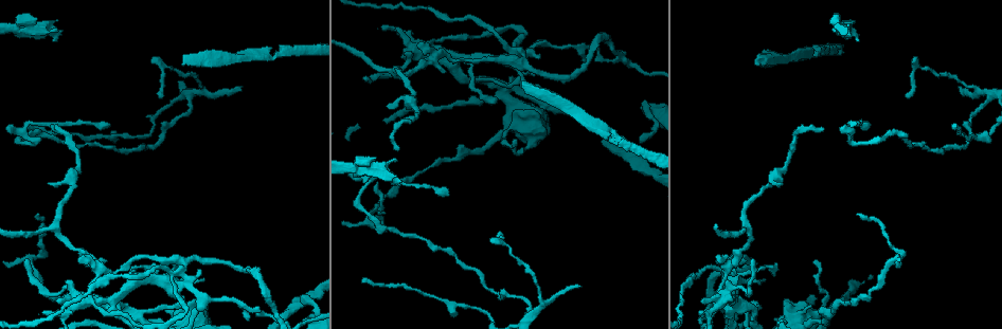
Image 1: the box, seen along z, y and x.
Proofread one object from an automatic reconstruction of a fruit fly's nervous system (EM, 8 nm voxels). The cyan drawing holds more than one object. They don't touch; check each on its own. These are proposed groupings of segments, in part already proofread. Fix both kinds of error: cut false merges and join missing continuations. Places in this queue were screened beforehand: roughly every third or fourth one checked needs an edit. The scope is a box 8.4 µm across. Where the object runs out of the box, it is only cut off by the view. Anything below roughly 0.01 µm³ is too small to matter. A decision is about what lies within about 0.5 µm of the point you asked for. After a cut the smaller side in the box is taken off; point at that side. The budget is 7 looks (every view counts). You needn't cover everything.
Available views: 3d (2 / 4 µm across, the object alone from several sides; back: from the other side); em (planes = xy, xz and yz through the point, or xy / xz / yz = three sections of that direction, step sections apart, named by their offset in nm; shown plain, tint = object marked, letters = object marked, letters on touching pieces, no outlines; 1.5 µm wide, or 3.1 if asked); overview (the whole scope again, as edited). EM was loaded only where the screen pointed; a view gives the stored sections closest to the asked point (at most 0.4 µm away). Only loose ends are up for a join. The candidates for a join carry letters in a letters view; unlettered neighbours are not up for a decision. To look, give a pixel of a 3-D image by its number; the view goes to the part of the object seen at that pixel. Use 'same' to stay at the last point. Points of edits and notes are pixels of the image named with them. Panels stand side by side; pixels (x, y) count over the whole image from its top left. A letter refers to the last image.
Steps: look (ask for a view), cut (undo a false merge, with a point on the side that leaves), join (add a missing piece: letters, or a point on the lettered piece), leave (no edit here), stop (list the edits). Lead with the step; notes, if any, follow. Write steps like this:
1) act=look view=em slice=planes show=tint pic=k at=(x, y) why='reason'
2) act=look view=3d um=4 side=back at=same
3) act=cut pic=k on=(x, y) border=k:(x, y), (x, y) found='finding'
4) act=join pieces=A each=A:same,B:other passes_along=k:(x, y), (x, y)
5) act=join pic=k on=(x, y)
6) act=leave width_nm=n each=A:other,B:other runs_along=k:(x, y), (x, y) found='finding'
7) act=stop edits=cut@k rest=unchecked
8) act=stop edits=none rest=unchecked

act=look view=em um=3.1 slice=planes show=letters pic=1 at=(952, 125) why='an open end'

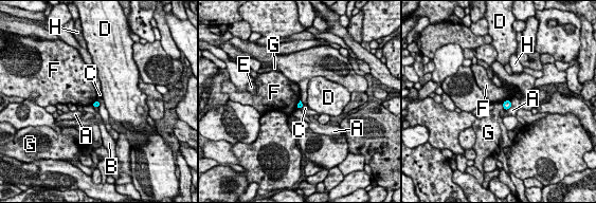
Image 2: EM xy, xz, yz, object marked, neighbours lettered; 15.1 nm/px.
act=leave width_nm=90 each=A:other,B:other,C:other,D:other,E:other,F:other,G:other,H:other border=2:(300, 100), (296, 109) found='none of them fits'

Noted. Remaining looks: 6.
act=look view=em slice=xy step=8 show=letters pic=1 at=(580, 286) why='tapers out'

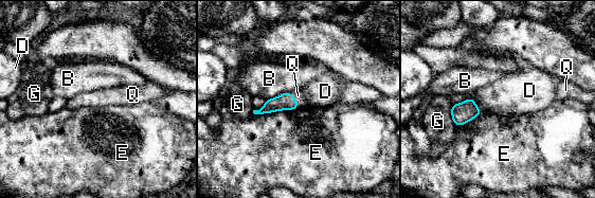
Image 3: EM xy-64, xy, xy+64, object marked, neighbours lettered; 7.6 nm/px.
act=join pieces=Q each=B:other,D:other,E:other,G:other,Q:same passes_along=3:(284, 102), (295, 100), (298, 95) found='the cell continues'

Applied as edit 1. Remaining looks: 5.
act=look view=overview

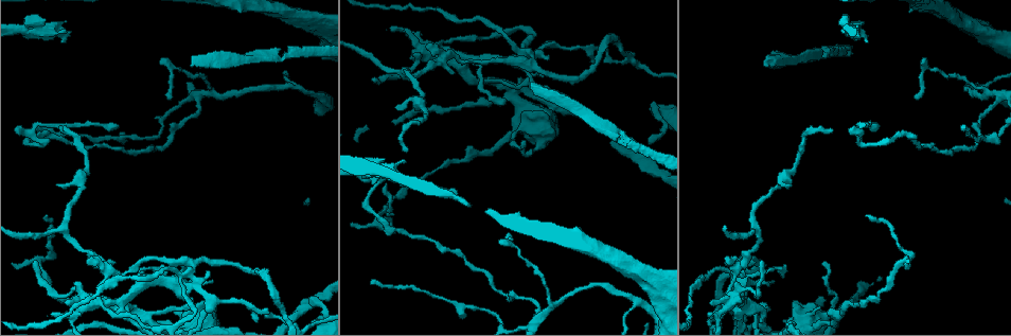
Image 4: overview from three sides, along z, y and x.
act=look view=3d um=4 pic=4 at=(765, 64) why='free end'

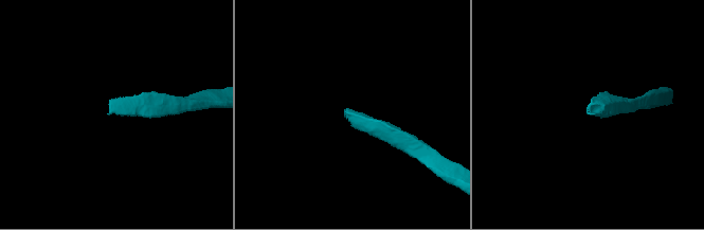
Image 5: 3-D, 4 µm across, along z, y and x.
act=look view=em slice=planes show=letters pic=5 at=(346, 109) why='now the EM'

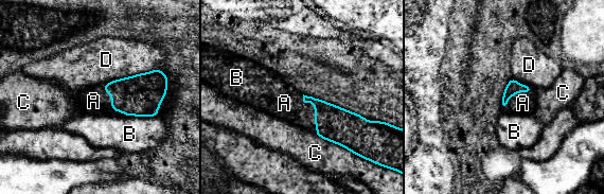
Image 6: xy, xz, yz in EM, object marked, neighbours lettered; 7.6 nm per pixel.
act=join pieces=A each=A:same,B:other,C:other,D:other passes_along=6:(513, 87), (513, 94), (522, 103) found='it goes on there'

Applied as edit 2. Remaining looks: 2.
act=stop edits=join@3,join@6 rest=unchecked

